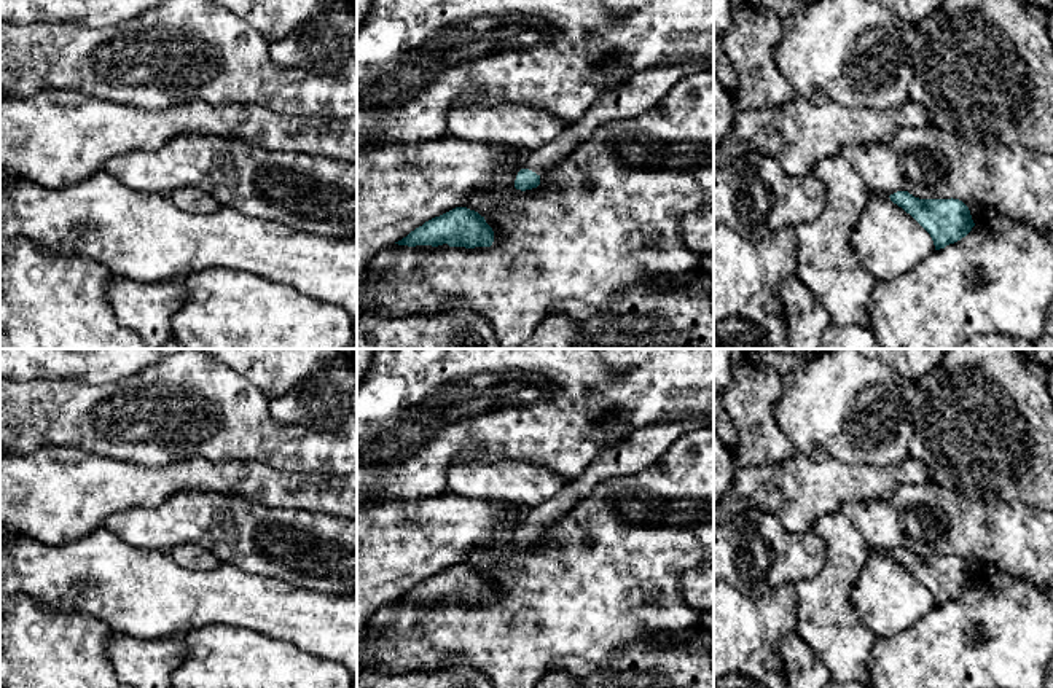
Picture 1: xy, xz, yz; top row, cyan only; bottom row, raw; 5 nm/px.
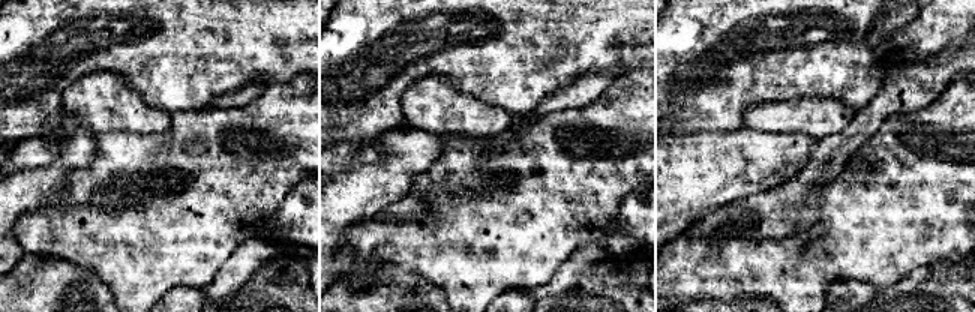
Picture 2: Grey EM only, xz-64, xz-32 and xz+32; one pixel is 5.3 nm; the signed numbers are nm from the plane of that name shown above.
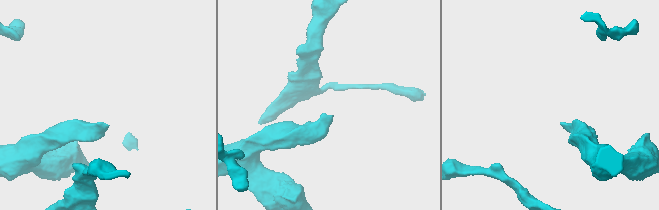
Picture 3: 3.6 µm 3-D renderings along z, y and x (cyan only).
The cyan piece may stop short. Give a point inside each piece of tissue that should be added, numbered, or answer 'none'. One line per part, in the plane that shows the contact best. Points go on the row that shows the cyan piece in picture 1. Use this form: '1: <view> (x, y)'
1: xz (638, 94)

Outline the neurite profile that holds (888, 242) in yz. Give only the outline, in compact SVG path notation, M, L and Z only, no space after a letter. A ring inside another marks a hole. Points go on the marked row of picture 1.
M884 194L870 196L851 248L876 282L903 276L935 252L930 234Z

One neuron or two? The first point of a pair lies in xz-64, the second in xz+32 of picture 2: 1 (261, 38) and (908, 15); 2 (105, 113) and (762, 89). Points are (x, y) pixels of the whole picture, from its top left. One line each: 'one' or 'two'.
1: two
2: two

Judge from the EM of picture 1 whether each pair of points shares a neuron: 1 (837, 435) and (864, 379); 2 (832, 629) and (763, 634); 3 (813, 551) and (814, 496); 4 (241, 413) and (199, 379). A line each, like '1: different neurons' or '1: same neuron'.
1: same neuron
2: different neurons
3: different neurons
4: same neuron

